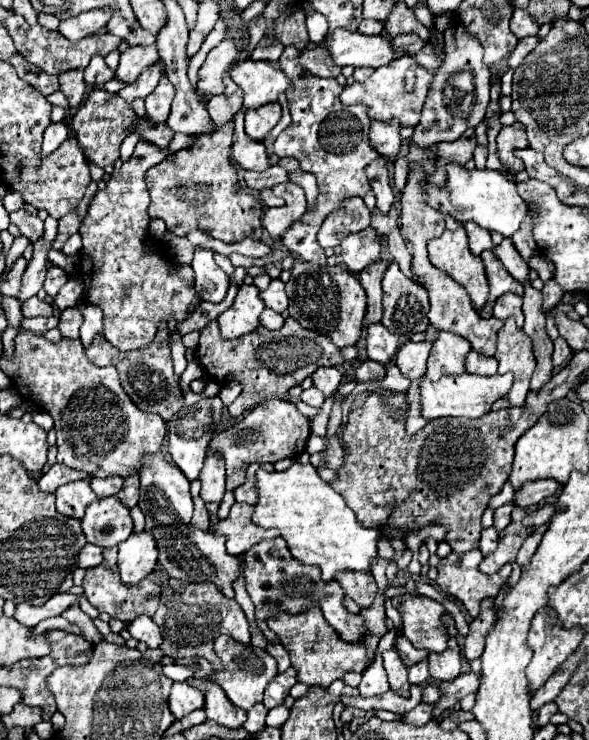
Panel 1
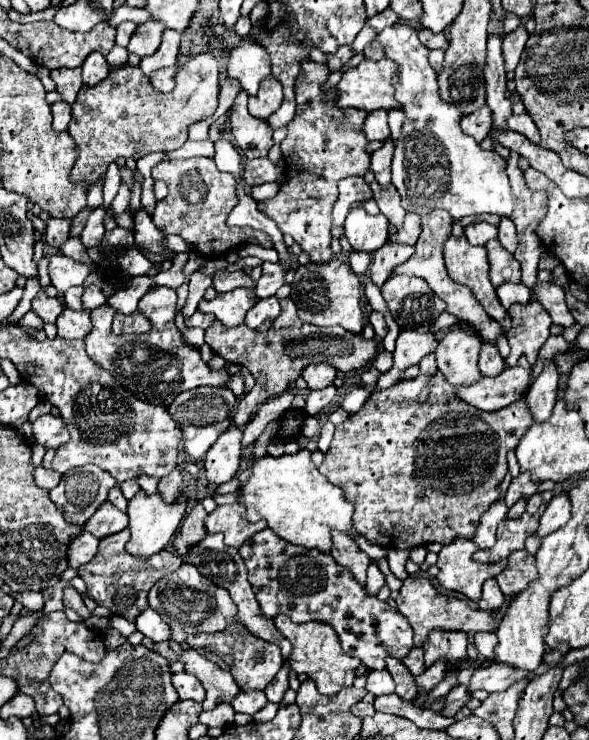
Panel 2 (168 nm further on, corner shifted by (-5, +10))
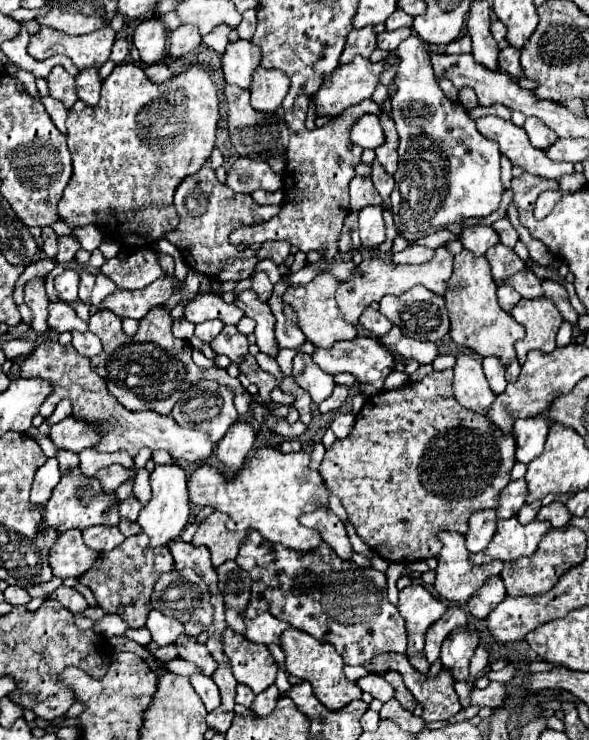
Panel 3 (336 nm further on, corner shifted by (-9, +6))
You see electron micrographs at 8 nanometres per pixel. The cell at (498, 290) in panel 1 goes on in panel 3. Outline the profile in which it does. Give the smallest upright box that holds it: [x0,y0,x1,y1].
[485,244,525,282]

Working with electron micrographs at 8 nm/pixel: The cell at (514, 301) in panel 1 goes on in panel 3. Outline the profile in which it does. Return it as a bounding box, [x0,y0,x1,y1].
[497,284,521,312]

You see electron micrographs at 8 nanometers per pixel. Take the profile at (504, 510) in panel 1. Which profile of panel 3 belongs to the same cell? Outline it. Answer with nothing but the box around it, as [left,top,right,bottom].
[517,500,541,524]

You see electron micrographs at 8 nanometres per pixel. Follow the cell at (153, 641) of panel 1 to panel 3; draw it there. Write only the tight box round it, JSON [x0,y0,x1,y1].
[145,610,183,646]

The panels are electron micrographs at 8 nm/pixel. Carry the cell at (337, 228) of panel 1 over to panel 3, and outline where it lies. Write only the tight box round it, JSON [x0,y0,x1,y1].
[349,176,381,210]

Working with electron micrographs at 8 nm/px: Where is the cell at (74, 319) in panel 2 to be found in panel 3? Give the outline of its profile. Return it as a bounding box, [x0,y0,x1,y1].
[71,332,101,356]

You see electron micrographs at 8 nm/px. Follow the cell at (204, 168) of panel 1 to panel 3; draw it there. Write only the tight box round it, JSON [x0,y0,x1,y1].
[165,166,291,280]

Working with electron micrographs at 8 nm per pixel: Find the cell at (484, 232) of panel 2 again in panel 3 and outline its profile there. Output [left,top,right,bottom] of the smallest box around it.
[459,226,499,256]

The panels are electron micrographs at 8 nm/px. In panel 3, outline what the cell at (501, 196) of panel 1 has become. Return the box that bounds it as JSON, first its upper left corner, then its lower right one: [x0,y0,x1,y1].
[389,34,505,234]

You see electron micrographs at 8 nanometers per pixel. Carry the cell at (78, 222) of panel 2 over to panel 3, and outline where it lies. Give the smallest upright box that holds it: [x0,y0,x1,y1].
[57,236,81,262]

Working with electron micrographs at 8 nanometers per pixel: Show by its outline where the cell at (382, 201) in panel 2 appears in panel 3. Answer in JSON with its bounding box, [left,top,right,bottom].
[371,162,393,208]

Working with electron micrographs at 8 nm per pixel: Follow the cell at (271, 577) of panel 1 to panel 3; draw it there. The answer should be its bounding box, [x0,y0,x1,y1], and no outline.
[235,532,407,666]

